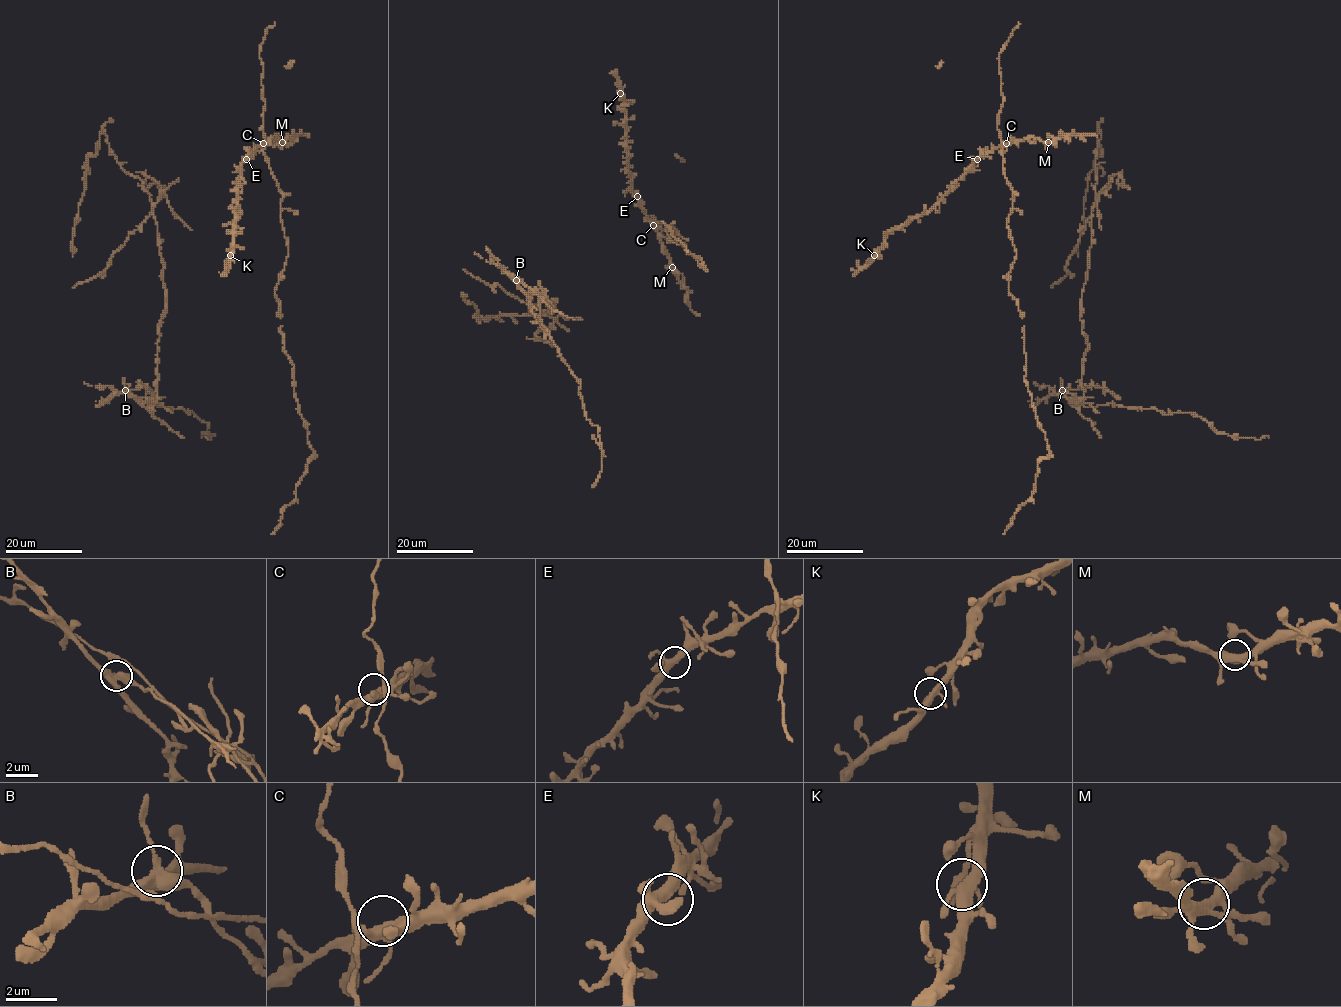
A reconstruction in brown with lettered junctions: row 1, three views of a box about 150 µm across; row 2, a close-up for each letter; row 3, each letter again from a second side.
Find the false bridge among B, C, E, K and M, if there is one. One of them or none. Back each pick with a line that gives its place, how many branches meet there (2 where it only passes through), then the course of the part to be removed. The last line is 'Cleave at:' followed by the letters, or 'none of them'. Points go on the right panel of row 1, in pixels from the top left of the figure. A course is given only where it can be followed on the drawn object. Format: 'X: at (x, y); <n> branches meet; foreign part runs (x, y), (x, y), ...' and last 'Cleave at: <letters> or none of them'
B: at (1062, 390); 4 branches meet; foreign part runs (1062, 390), (1077, 409), (1088, 347), (1080, 309), (1092, 243), (1098, 131), (1101, 153), (1089, 174), (1078, 256)
Cleave at: B

